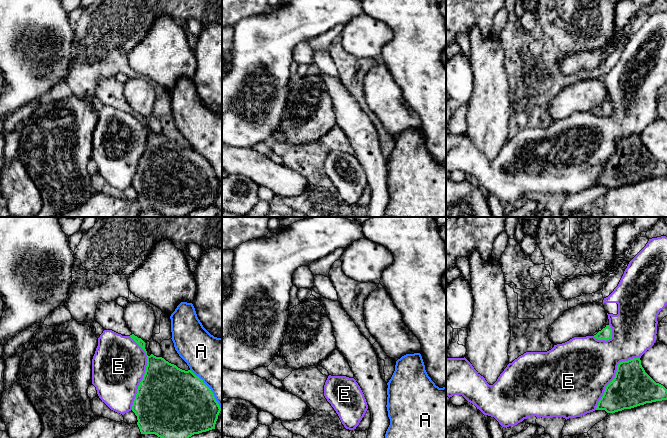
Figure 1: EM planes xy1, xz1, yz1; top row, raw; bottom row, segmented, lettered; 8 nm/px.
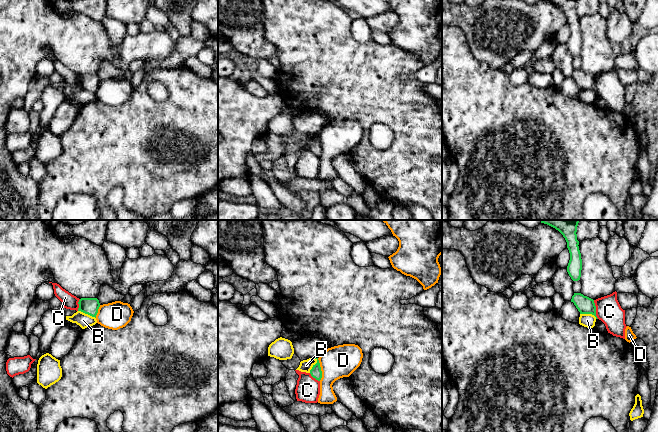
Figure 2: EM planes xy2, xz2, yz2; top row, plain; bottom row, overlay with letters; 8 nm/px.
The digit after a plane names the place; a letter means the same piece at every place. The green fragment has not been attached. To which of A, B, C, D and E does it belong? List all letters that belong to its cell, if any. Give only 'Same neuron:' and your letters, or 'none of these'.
Same neuron: none of these

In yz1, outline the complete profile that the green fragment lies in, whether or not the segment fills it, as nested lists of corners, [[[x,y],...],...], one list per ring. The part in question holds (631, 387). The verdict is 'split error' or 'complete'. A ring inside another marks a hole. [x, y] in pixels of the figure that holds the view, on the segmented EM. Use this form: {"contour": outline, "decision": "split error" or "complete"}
{"contour": [[[640,358],[622,361],[617,366],[614,379],[606,386],[603,396],[598,402],[596,410],[615,413],[624,409],[631,409],[646,403],[667,400],[667,389],[656,383],[644,370]]], "decision": "complete"}

